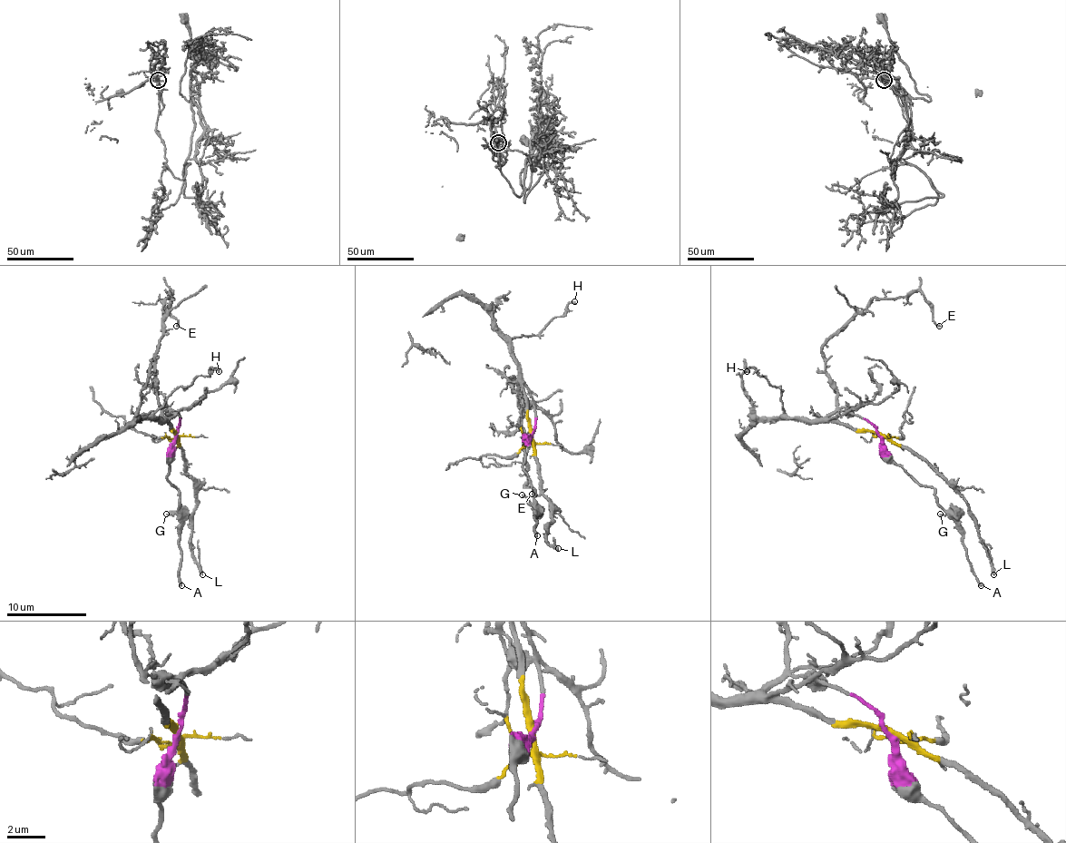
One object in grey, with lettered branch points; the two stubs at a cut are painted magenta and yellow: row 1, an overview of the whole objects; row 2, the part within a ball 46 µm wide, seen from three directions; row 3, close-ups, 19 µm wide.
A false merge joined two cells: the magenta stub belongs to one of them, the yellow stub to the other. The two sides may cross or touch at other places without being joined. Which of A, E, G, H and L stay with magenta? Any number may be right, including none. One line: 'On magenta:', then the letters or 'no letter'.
On magenta: A, G

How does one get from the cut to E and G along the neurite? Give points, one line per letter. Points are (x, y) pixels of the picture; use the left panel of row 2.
E: (176, 434), (160, 407), (154, 372), (164, 302), (171, 298), (170, 292), (176, 327)
G: (176, 434), (168, 459), (168, 479), (178, 489), (180, 507), (176, 514), (166, 514)

